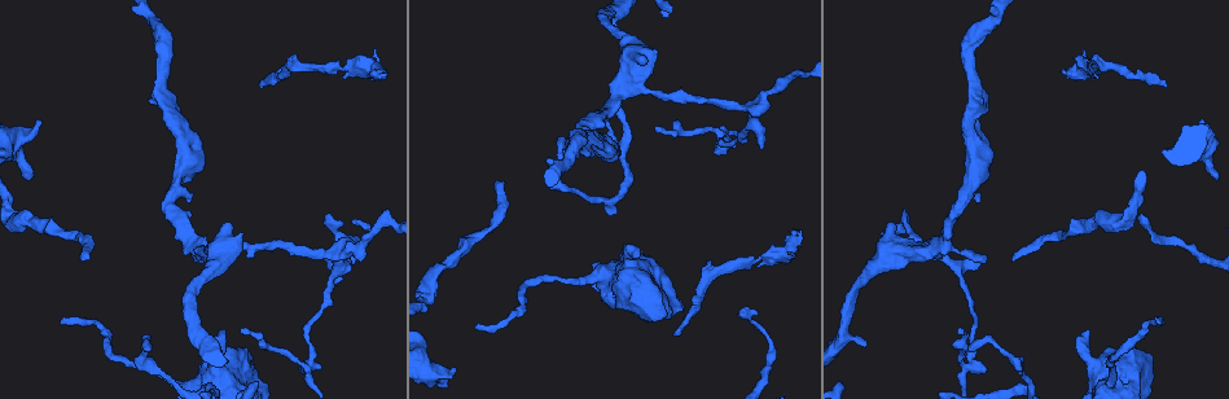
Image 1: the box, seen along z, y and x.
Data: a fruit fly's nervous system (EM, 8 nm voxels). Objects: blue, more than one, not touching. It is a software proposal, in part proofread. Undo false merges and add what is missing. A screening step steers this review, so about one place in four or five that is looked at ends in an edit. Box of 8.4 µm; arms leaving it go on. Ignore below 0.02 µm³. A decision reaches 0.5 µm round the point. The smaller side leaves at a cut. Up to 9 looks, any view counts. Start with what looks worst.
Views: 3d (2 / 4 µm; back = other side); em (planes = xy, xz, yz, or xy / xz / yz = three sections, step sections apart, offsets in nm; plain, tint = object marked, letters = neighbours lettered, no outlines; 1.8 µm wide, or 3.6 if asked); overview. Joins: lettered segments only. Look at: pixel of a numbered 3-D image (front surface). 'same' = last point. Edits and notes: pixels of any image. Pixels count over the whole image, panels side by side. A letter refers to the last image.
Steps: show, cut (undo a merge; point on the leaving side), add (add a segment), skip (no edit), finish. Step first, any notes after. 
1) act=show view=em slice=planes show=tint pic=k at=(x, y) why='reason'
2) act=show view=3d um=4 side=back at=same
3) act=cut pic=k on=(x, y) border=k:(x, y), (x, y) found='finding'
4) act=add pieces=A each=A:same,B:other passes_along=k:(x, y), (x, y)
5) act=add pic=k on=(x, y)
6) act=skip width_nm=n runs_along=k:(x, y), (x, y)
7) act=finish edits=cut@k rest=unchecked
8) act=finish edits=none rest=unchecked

act=show view=3d um=2 pic=1 at=(40, 119)

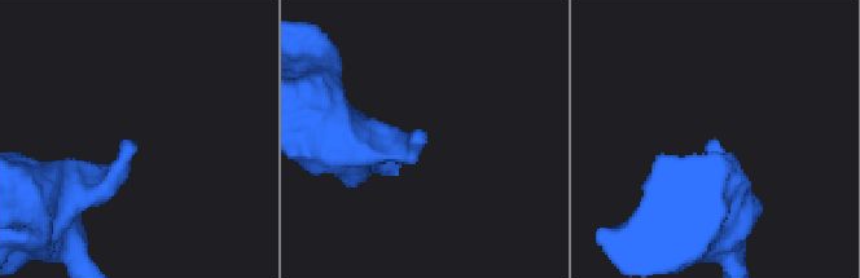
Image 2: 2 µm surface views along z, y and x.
act=show view=em slice=planes show=tint pic=2 at=(711, 141) why='shape alone is not enough'

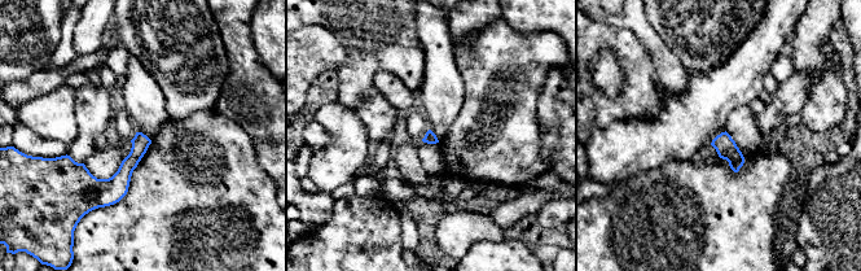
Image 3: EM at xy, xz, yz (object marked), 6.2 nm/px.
act=show view=em slice=planes show=letters at=same why='what lies round it'

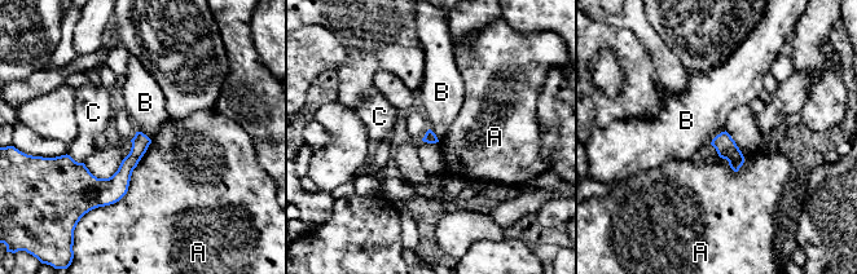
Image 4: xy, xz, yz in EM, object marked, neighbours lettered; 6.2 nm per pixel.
act=skip each=A:other,B:other,C:other runs_along=4:(146, 141), (111, 184), (69, 162) found='no lettered segment goes on from it'

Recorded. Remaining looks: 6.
act=show view=3d um=4 pic=1 at=(87, 259)

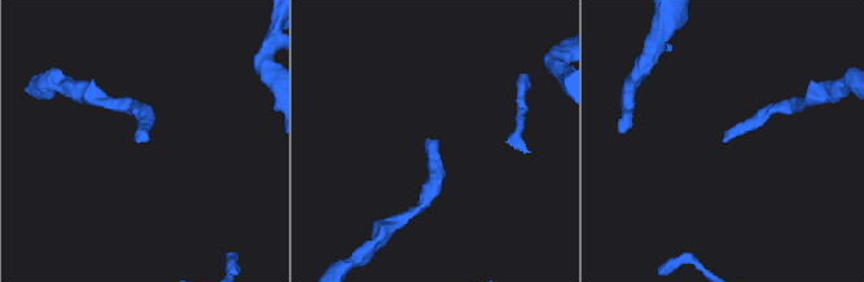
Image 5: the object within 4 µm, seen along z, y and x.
act=show view=em slice=yz step=16 show=letters pic=5 at=(435, 140) why='now the EM'

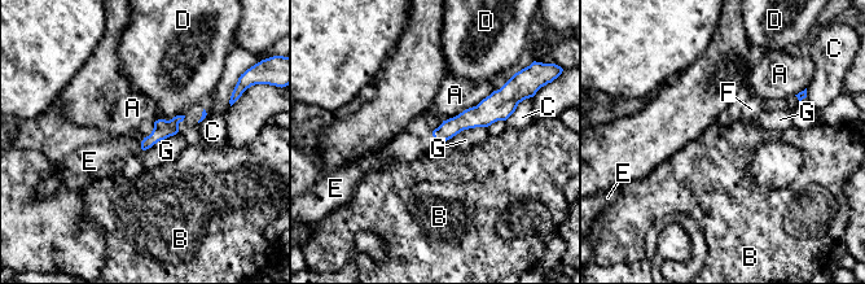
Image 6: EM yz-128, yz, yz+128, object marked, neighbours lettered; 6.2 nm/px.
act=show view=em slice=planes show=letters at=same why='another direction'

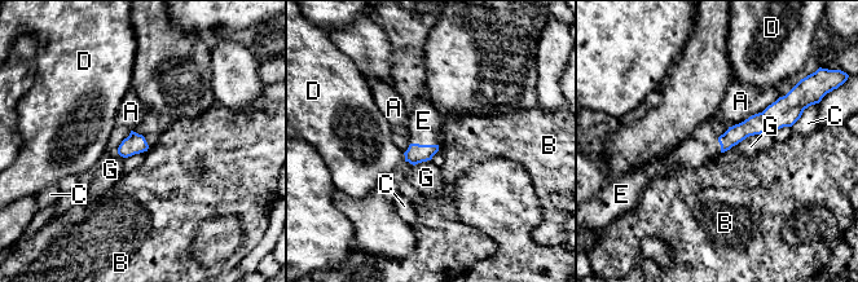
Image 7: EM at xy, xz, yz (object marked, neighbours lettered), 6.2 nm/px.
act=add pieces=E each=A:other,B:other,C:other,D:other,E:same,G:other passes_along=7:(416, 153), (423, 145), (423, 120) found='it goes on there'

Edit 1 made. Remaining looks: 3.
act=show view=em slice=planes show=letters pic=1 at=(223, 332) why='free end'

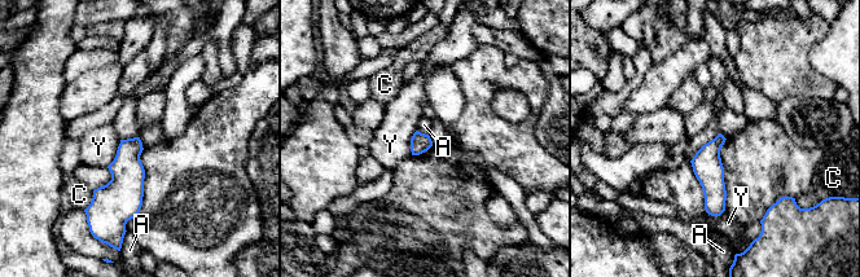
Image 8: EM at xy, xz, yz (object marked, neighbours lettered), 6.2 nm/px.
act=skip width_nm=130 each=A:other,C:other,Y:other border=8:(719, 132), (689, 161) found='none of them fits'

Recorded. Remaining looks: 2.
act=show view=em um=3.6 slice=yz step=16 show=tint pic=1 at=(909, 253) why='thick turns thin'

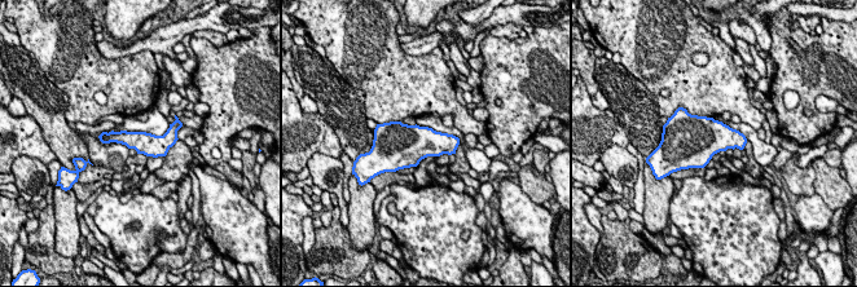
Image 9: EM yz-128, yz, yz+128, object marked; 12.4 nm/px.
act=show view=em um=3.6 slice=planes show=letters at=same

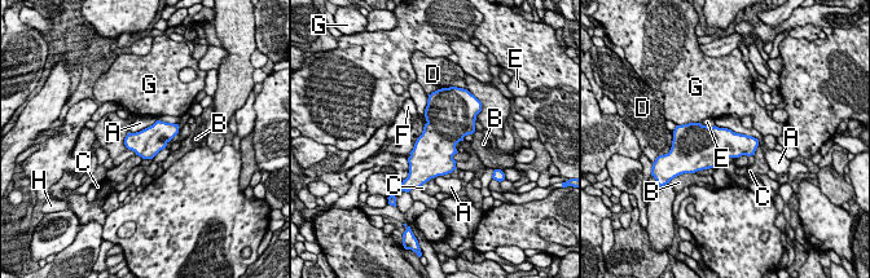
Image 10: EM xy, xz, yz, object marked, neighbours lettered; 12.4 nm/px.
act=skip each=A:other,B:other,C:other,D:other,E:other,F:other,G:other,H:other border=10:(127, 148), (136, 154) found='one neuron here'

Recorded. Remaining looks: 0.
act=finish edits=add@7 rest=unchecked

